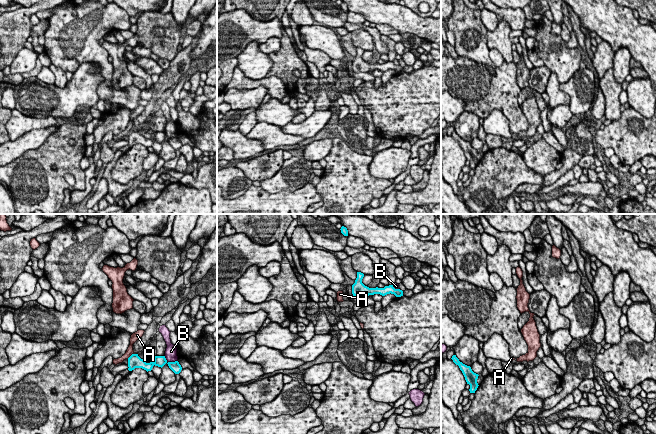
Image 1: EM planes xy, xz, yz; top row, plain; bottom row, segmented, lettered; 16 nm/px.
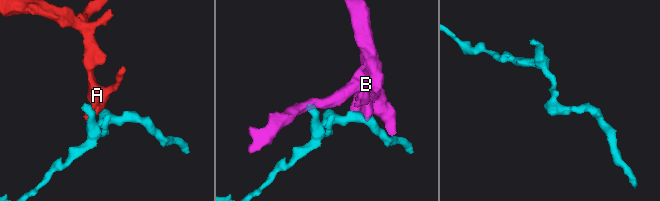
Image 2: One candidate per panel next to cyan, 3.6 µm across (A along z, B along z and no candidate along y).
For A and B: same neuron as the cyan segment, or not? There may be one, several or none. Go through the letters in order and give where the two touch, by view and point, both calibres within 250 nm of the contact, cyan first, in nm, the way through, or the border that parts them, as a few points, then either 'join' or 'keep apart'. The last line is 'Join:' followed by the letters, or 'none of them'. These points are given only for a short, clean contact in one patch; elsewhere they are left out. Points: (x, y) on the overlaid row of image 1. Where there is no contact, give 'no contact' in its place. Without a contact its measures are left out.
A: meets cyan in xy at (131, 355); 220 nm thick on the cyan side, 120 nm on the other; border along xy (133, 353), (127, 358); keep apart
B: meets cyan in xy at (170, 362); 180 nm thick on the cyan side, 190 nm on the other; border along xy (164, 356), (168, 361), (177, 361); keep apart
Join: none of them

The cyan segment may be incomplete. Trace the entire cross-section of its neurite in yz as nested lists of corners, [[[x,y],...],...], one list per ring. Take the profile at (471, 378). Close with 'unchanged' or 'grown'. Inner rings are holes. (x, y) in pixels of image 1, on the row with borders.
[[[453,355],[451,359],[456,365],[459,366],[460,370],[462,371],[465,377],[467,384],[470,385],[470,389],[469,389],[470,393],[475,393],[475,391],[479,386],[477,383],[477,379],[479,375],[474,373],[470,366],[467,366],[462,362],[460,362],[459,359],[456,357],[456,355]]]; unchanged

